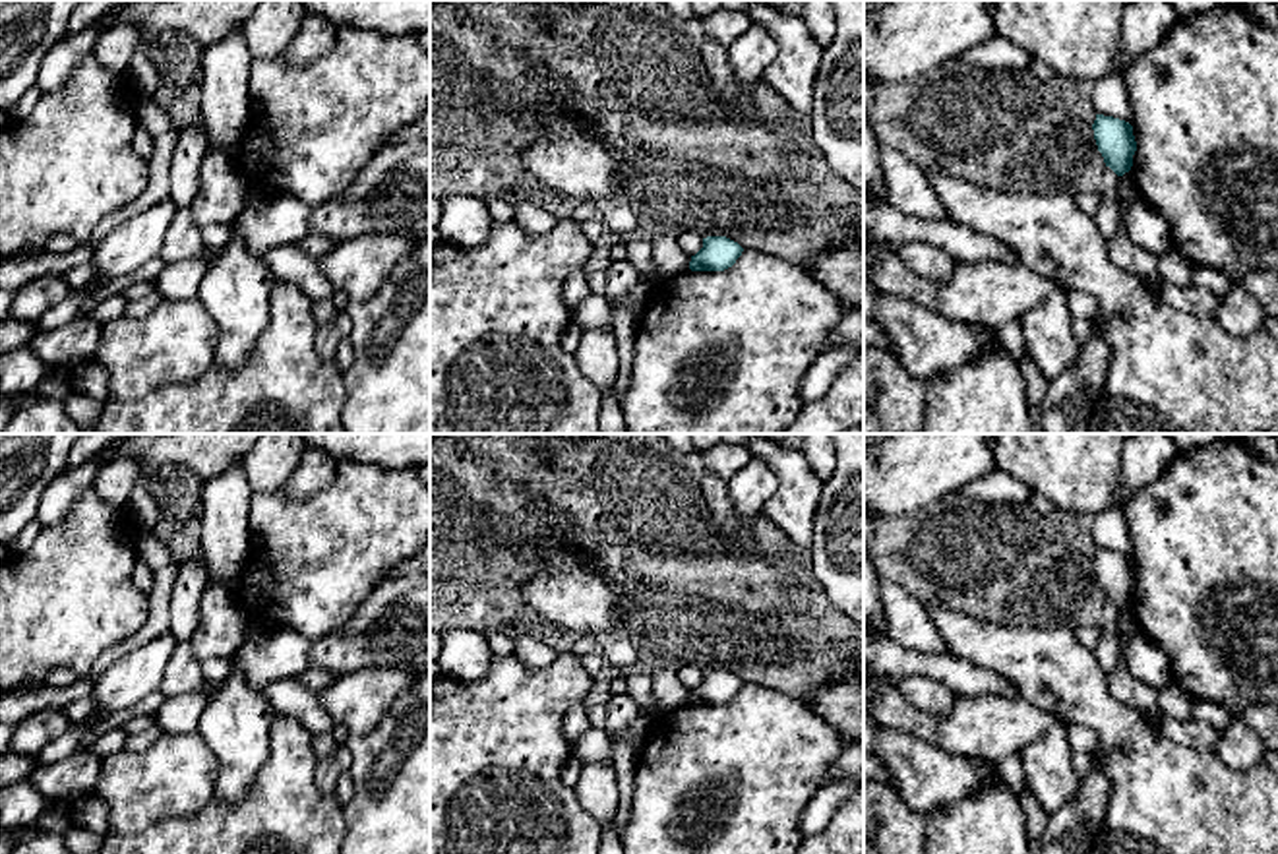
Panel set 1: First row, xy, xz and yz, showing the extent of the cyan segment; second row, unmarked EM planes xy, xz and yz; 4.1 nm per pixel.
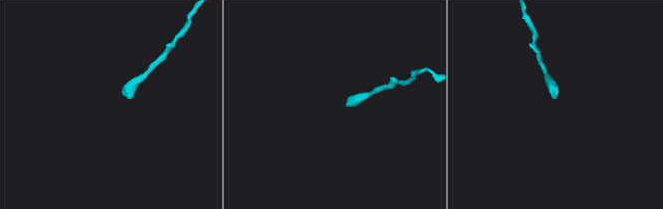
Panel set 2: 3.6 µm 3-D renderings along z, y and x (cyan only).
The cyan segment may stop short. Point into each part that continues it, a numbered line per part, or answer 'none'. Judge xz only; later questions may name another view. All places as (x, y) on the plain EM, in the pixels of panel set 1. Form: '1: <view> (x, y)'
none

